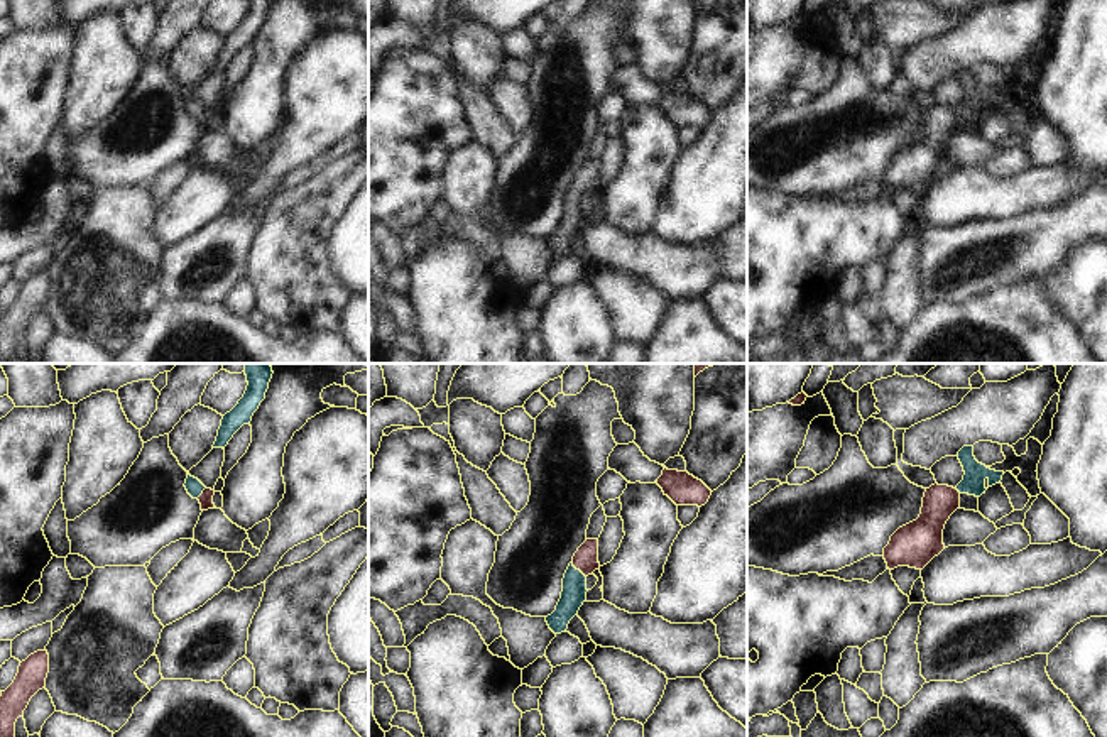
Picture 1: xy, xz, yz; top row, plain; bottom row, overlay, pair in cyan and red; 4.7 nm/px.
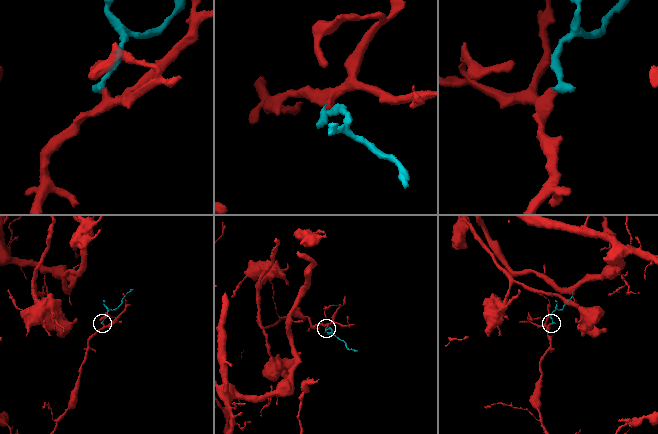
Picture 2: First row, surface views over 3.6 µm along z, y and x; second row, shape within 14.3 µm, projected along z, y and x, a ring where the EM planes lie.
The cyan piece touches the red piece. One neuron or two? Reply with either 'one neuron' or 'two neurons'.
one neuron

